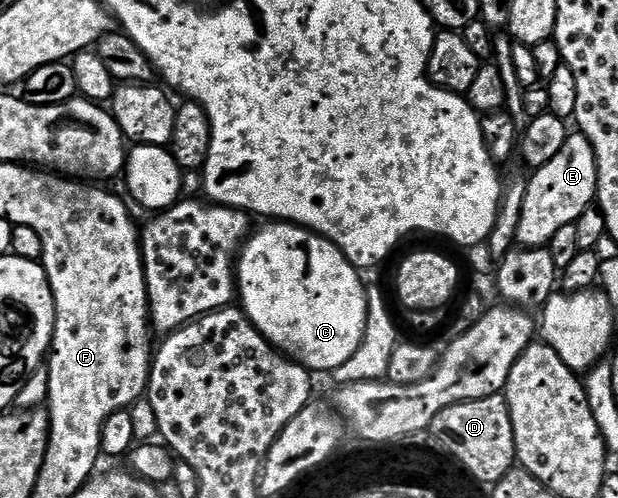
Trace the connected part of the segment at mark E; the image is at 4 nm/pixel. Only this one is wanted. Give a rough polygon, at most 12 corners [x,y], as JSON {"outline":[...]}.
{"outline":[[570,132],[536,166],[516,244],[548,246],[599,188],[595,151]]}

